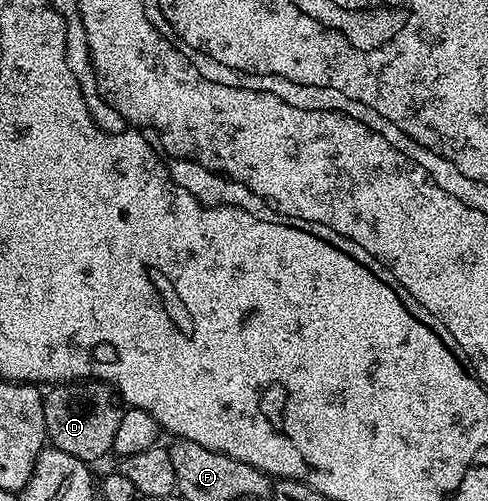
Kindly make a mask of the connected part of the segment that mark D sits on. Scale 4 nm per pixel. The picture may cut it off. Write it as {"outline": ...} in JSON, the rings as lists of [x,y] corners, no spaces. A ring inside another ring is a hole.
{"outline":[[[82,379],[79,381],[65,381],[49,386],[43,392],[44,397],[44,429],[49,444],[62,453],[70,453],[70,457],[78,457],[83,463],[95,464],[95,459],[100,459],[111,452],[114,445],[114,433],[118,430],[118,421],[122,421],[125,408],[122,400],[116,394],[116,388],[111,383],[101,383],[98,379]]]}

